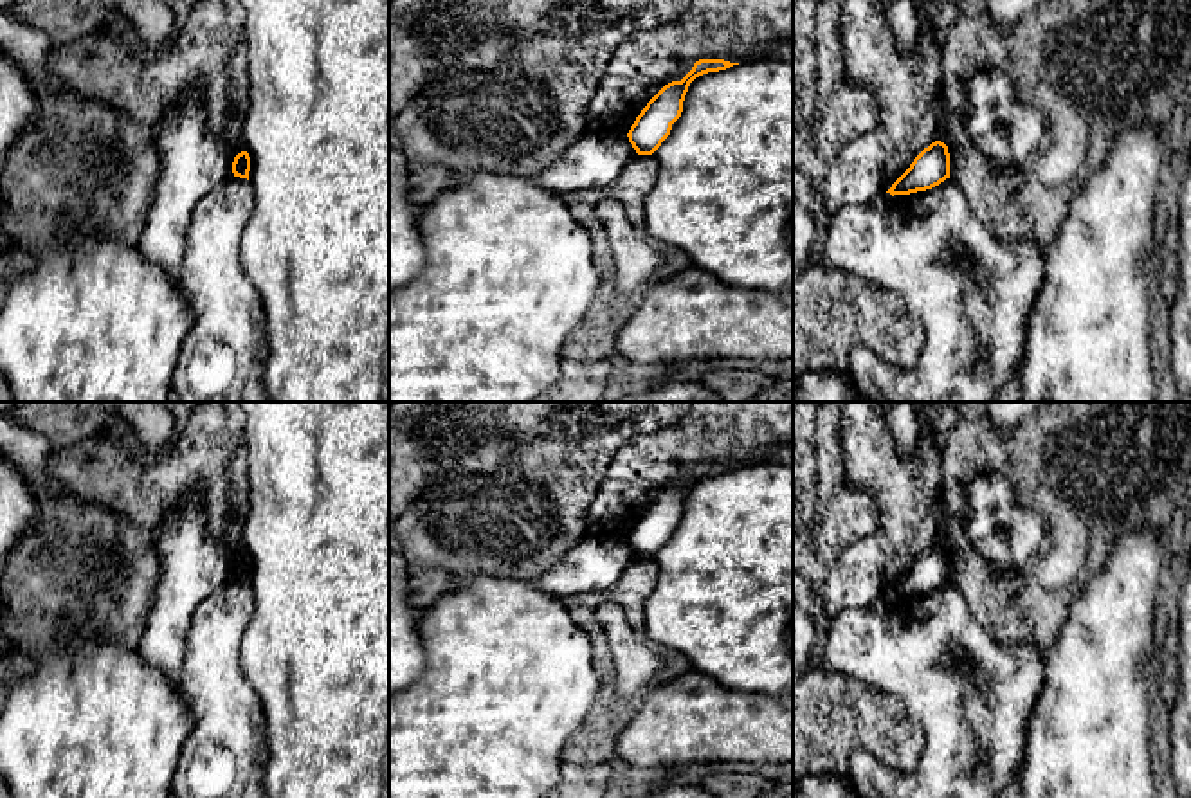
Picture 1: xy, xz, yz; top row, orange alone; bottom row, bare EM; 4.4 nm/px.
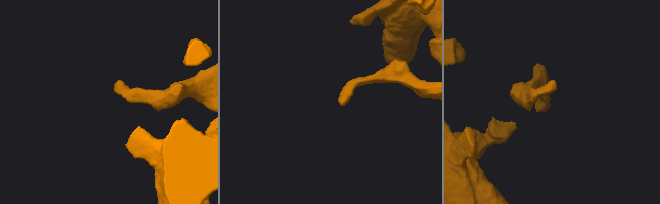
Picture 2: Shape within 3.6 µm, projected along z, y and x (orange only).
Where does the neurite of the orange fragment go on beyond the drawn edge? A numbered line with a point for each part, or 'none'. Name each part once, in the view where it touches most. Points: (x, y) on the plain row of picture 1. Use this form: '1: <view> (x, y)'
none

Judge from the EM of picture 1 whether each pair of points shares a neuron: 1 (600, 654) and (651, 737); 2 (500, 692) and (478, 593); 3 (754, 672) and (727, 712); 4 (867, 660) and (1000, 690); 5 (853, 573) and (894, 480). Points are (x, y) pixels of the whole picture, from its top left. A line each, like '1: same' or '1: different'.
1: different
2: same
3: different
4: same
5: same

